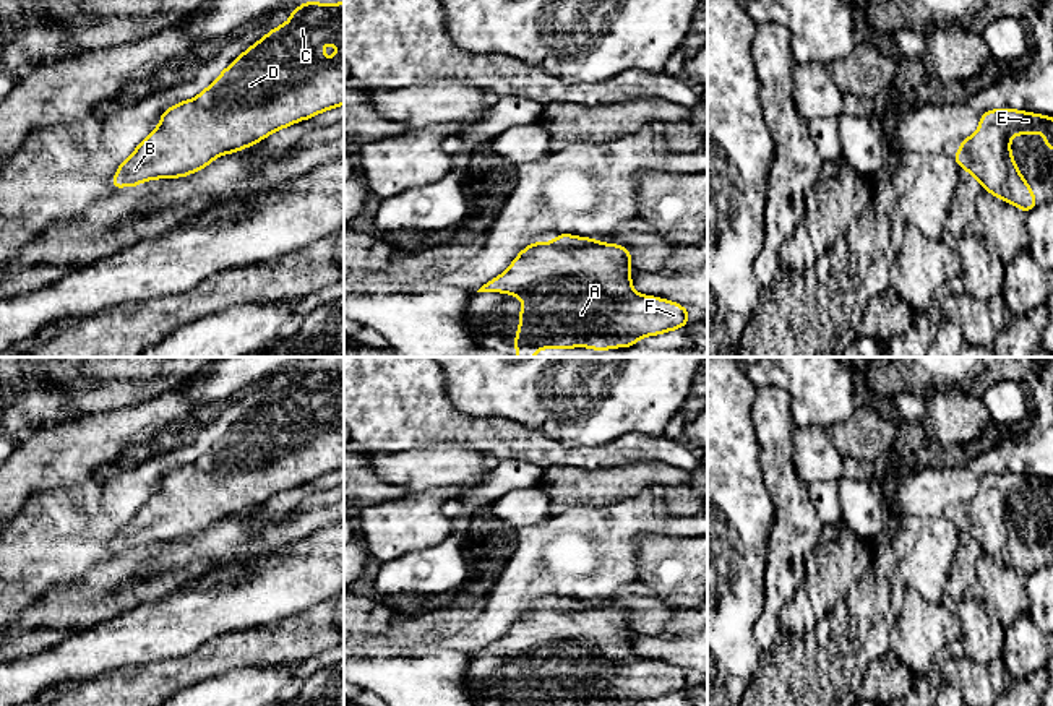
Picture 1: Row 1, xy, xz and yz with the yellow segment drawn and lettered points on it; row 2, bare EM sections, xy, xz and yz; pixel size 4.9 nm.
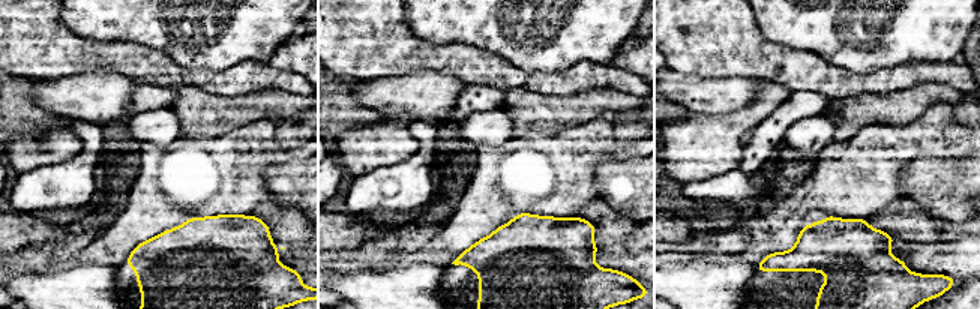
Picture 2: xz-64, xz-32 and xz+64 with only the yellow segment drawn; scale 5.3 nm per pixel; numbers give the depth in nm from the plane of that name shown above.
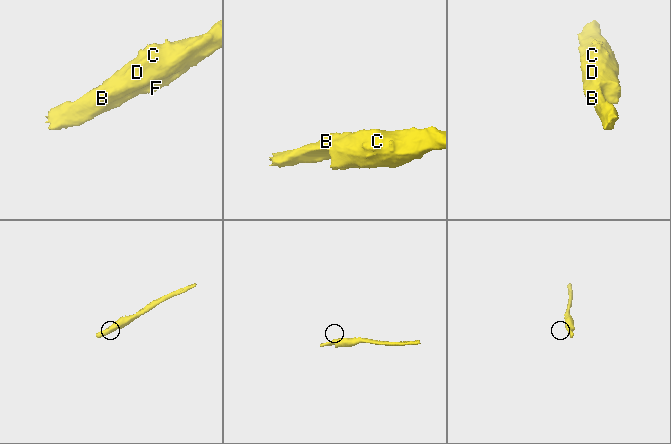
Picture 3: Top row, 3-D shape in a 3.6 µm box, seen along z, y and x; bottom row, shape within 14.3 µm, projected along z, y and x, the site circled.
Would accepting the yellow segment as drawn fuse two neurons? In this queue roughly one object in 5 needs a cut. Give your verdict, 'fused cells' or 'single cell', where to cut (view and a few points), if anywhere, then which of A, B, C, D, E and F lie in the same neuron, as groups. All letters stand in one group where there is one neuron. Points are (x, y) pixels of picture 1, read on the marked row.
single cell; no cut; A B C D E F

